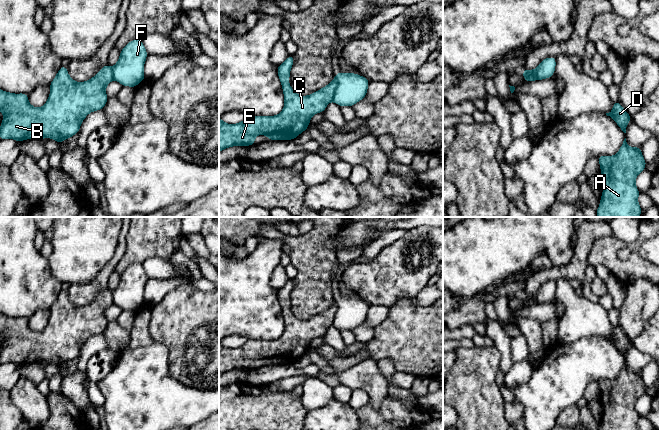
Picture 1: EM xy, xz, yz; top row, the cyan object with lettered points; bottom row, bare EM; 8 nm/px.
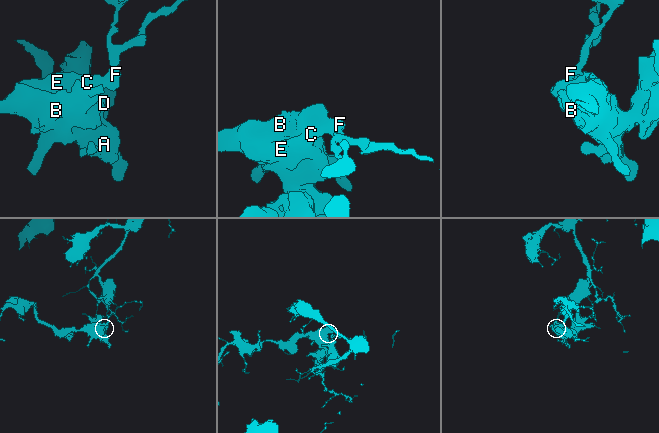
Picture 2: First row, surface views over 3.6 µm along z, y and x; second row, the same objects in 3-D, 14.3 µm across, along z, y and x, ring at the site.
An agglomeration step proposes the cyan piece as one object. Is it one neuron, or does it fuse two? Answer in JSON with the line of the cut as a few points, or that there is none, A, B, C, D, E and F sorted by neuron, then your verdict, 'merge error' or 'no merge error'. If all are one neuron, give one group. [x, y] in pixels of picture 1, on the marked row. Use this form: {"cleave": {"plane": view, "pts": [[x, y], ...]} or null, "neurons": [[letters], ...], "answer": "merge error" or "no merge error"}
{"cleave": {"plane": "xz", "pts": [[336, 77], [336, 89], [331, 100]]}, "neurons": [["A", "B", "C", "D", "E"], ["F"]], "answer": "merge error"}

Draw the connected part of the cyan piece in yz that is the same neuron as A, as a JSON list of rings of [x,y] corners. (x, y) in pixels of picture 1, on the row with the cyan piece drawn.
[[[625,138],[614,156],[600,155],[597,159],[603,179],[597,217],[640,217],[640,192],[635,180],[647,164],[641,146],[630,147]]]

